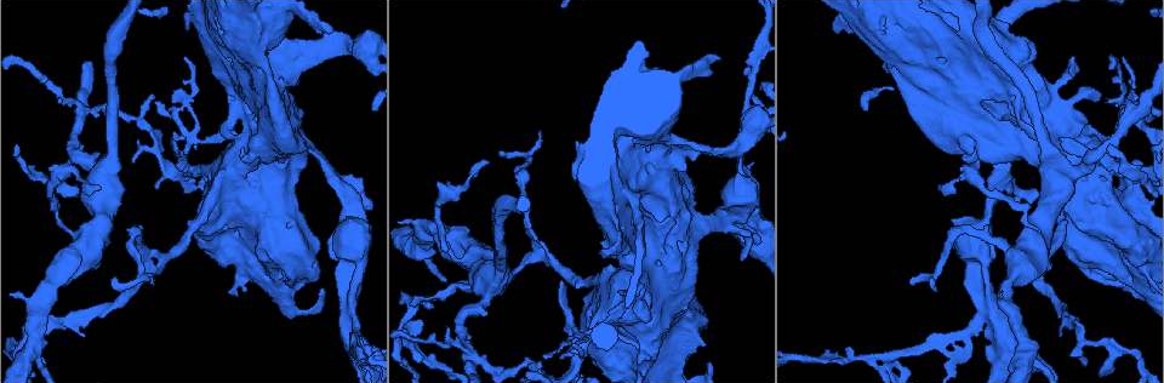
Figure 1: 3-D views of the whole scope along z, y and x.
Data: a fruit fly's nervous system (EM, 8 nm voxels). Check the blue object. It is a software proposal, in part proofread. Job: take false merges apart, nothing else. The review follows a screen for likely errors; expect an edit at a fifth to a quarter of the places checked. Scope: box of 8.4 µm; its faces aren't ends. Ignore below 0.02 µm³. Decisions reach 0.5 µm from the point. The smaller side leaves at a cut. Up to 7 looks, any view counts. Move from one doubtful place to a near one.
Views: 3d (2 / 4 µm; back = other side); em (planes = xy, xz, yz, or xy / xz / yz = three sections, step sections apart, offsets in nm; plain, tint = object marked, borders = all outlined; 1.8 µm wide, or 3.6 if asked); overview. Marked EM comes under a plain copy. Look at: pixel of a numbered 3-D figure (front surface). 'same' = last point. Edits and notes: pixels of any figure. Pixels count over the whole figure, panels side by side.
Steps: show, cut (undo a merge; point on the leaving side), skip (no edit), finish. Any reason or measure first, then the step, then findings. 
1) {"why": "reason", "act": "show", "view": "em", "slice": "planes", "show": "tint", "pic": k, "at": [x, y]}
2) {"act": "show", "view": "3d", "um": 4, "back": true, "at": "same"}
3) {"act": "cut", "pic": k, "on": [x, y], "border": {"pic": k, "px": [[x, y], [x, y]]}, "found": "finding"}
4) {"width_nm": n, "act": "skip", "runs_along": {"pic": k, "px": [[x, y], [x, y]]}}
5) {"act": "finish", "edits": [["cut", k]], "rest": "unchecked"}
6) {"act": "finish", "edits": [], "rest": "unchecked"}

{"why": "abrupt turn", "act": "show", "view": "em", "slice": "yz", "step": 8, "show": "tint", "pic": 1, "at": [749, 224]}

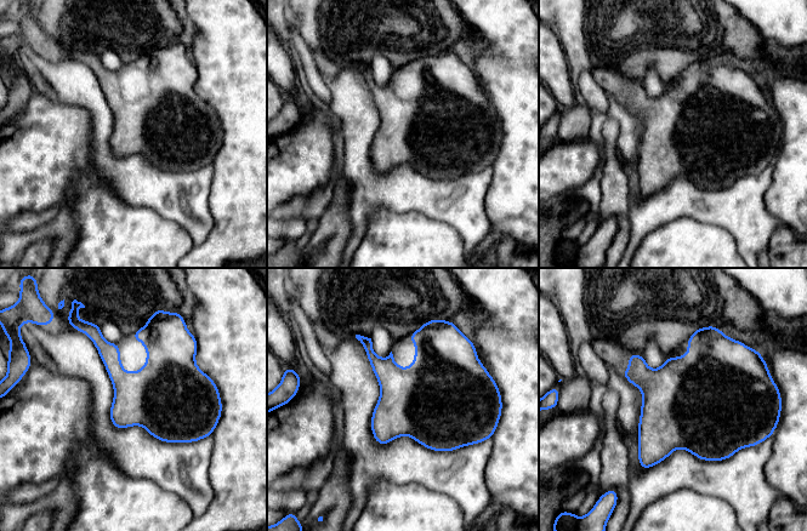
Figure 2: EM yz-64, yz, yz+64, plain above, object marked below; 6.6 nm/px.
{"act": "skip", "found": "one cell here"}

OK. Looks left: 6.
{"why": "branch point", "act": "show", "view": "3d", "um": 4, "pic": 1, "at": [194, 173]}

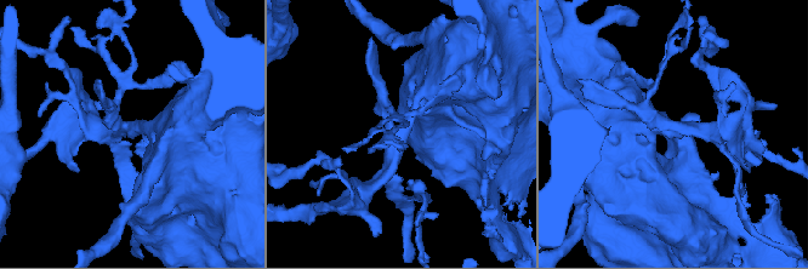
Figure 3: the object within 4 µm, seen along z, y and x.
{"act": "show", "view": "em", "slice": "xz", "step": 8, "show": "tint", "pic": 3, "at": [129, 130]}

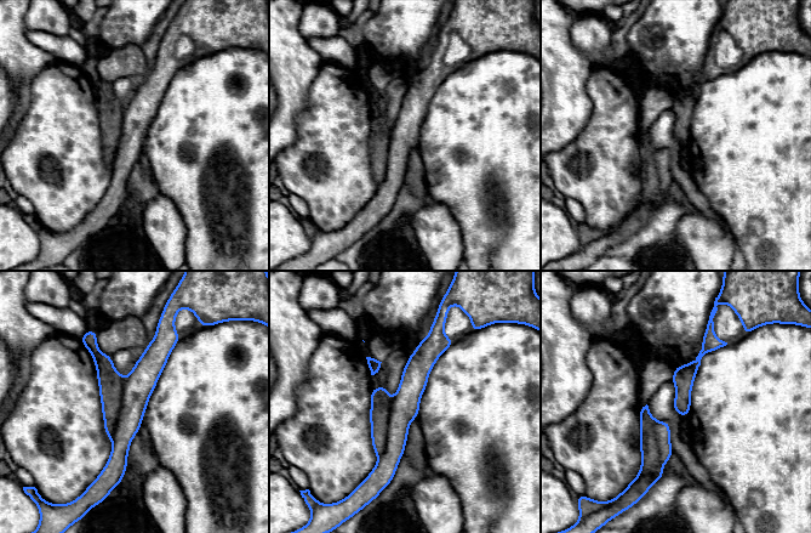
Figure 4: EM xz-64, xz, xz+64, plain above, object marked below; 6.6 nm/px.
{"act": "show", "view": "em", "slice": "yz", "step": 16, "show": "tint", "at": "same"}

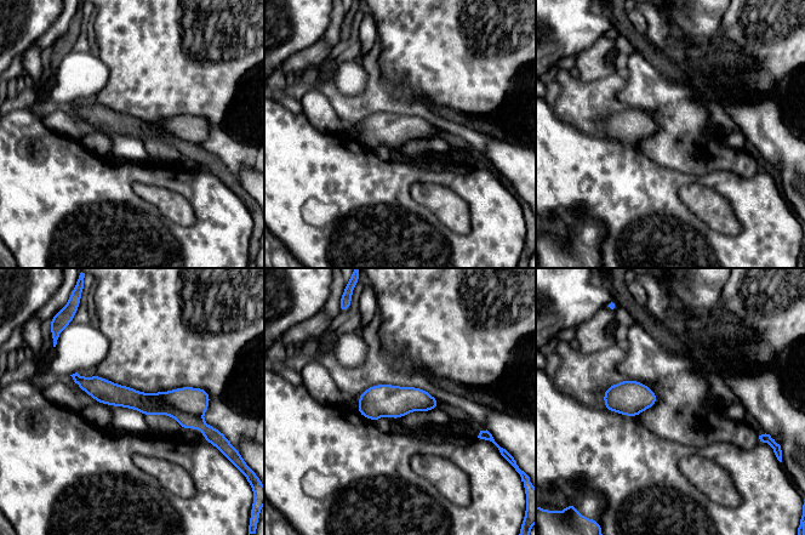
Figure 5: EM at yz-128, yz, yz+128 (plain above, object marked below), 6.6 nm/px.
{"width_nm": 140, "act": "skip", "found": "all the same cell"}

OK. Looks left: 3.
{"act": "show", "view": "3d", "um": 2, "pic": 1, "at": [84, 111]}

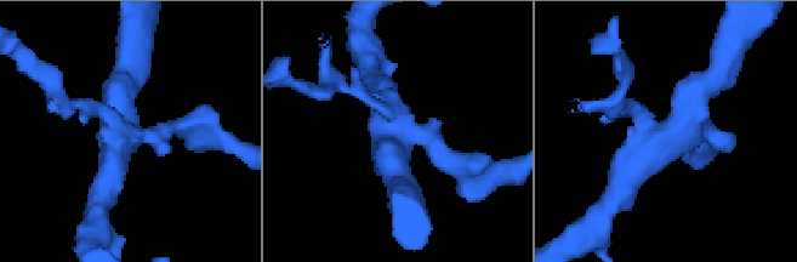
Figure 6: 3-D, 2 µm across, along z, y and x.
{"act": "show", "view": "em", "slice": "planes", "show": "tint", "pic": 6, "at": [668, 139]}

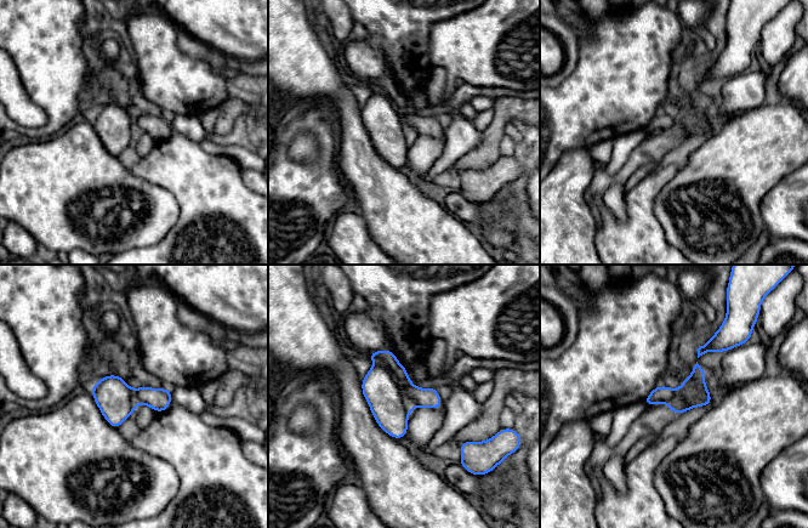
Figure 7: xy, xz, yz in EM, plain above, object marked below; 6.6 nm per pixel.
{"act": "cut", "pic": 7, "on": [380, 389], "border": {"pic": 7, "px": [[375, 361], [391, 373], [410, 408]]}, "found": "two cells meet here"}

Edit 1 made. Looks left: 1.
{"act": "finish", "edits": [["cut", 7]], "rest": "unchecked"}

